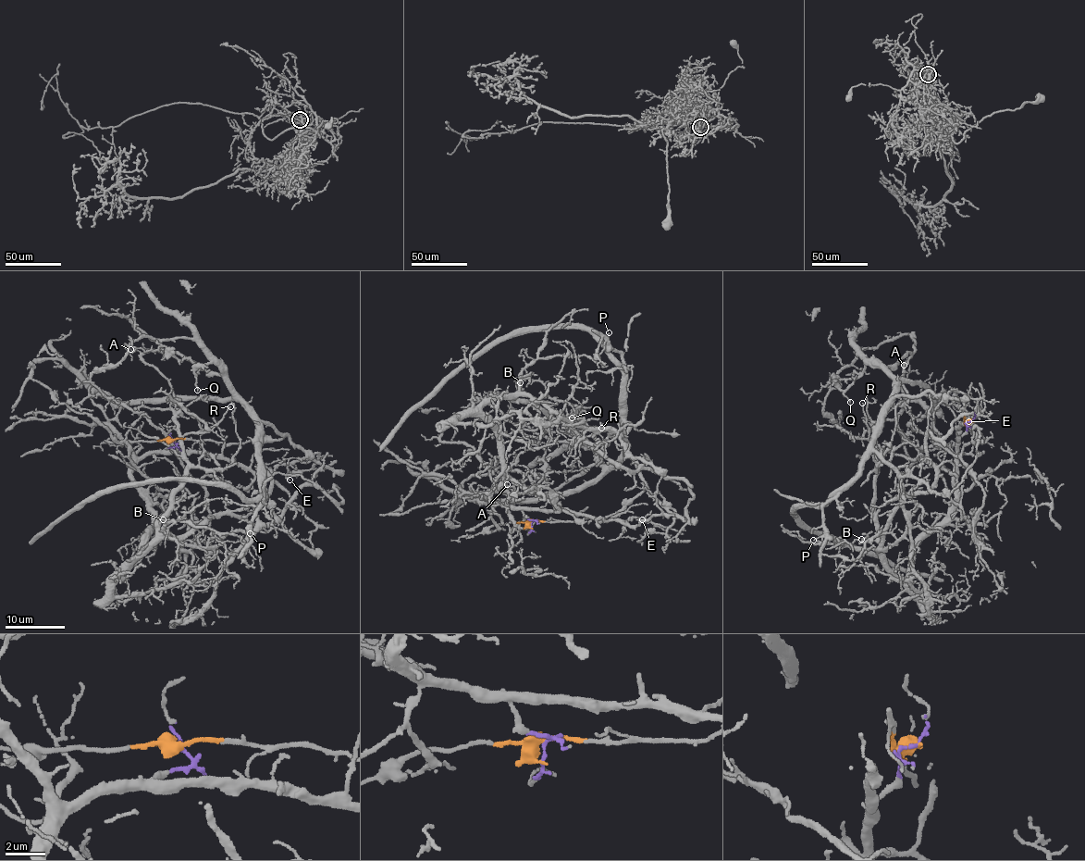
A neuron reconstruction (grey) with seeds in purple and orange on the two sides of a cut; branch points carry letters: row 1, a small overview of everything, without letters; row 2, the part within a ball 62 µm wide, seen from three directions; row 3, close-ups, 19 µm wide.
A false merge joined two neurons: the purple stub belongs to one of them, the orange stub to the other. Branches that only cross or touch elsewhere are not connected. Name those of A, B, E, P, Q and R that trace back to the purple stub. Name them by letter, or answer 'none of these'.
B, E, R

